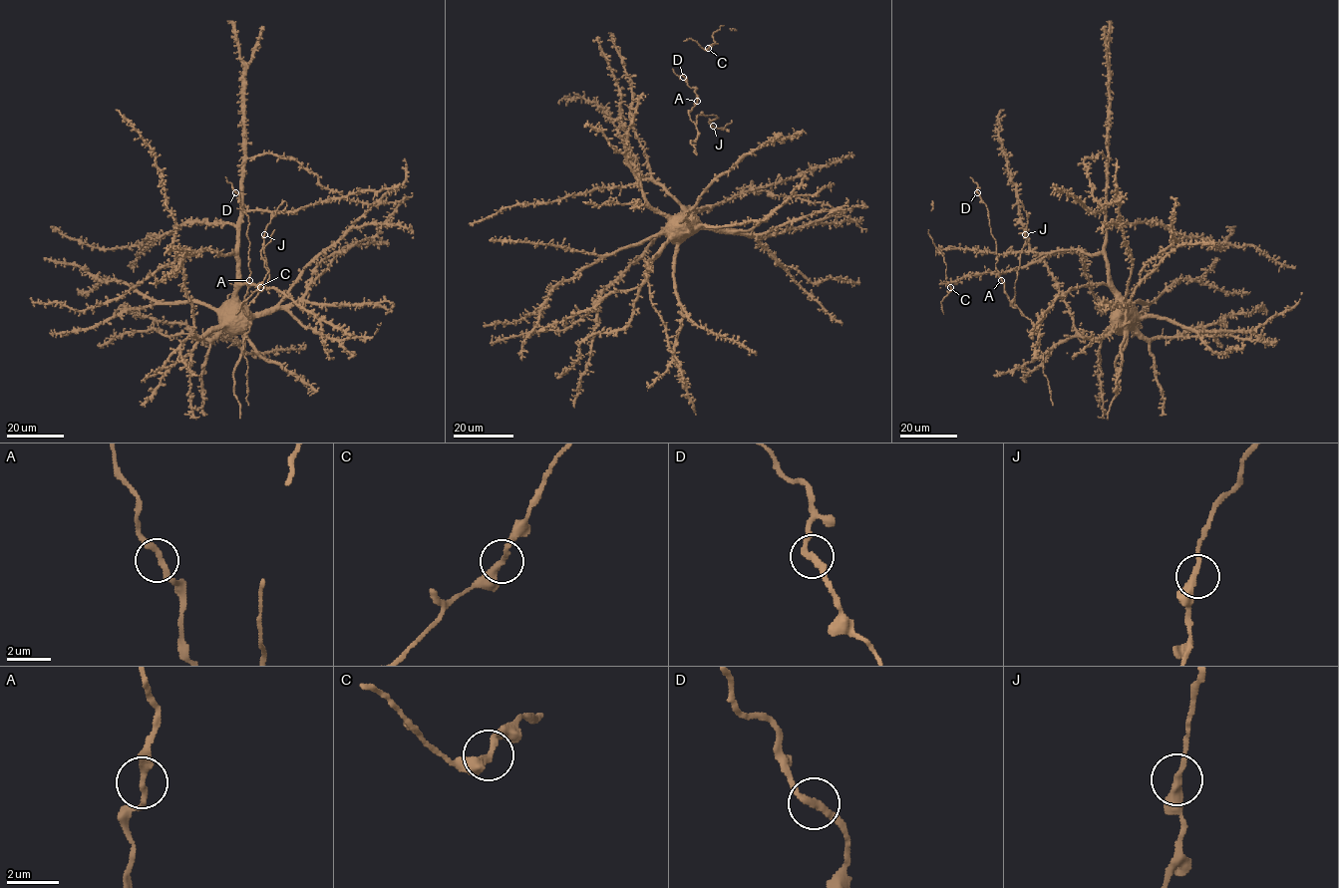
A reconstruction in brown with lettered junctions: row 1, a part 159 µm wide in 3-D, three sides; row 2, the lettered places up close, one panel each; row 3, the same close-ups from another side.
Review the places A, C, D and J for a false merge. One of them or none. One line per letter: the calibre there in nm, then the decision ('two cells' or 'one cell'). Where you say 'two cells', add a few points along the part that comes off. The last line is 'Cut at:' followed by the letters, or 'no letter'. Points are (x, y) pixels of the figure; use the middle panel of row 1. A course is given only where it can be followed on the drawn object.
A: calibre 240 nm; one cell
C: calibre 280 nm; one cell
D: calibre 240 nm; one cell
J: calibre 280 nm; one cell
Cut at: no letter

